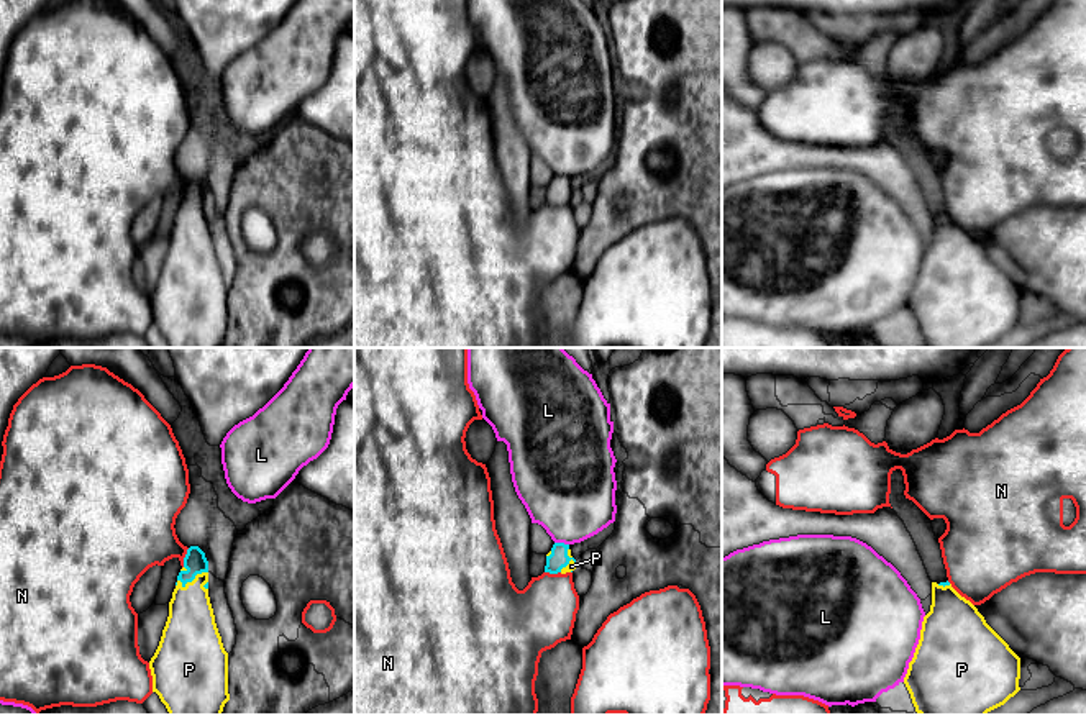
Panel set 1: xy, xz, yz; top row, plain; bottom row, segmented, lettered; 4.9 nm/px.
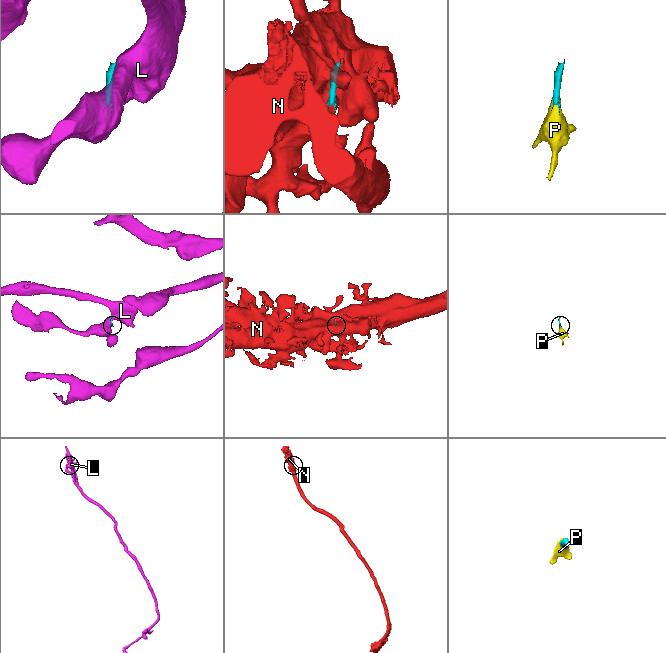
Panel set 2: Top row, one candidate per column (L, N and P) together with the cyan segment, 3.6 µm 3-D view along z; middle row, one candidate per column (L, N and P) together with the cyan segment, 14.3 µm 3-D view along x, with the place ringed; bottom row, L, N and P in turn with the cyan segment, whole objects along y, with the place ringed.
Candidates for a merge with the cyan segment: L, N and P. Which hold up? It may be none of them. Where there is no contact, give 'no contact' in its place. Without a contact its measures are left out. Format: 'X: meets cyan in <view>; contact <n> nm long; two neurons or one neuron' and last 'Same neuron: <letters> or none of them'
L: meets cyan in xz; contact 70 nm long; two neurons
N: meets cyan in xy; contact 100 nm long; two neurons
P: meets cyan in xy; contact 180 nm long; one neuron
Same neuron: P

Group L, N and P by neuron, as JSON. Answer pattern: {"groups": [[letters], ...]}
{"groups": [["L"], ["N"], ["P"]]}

